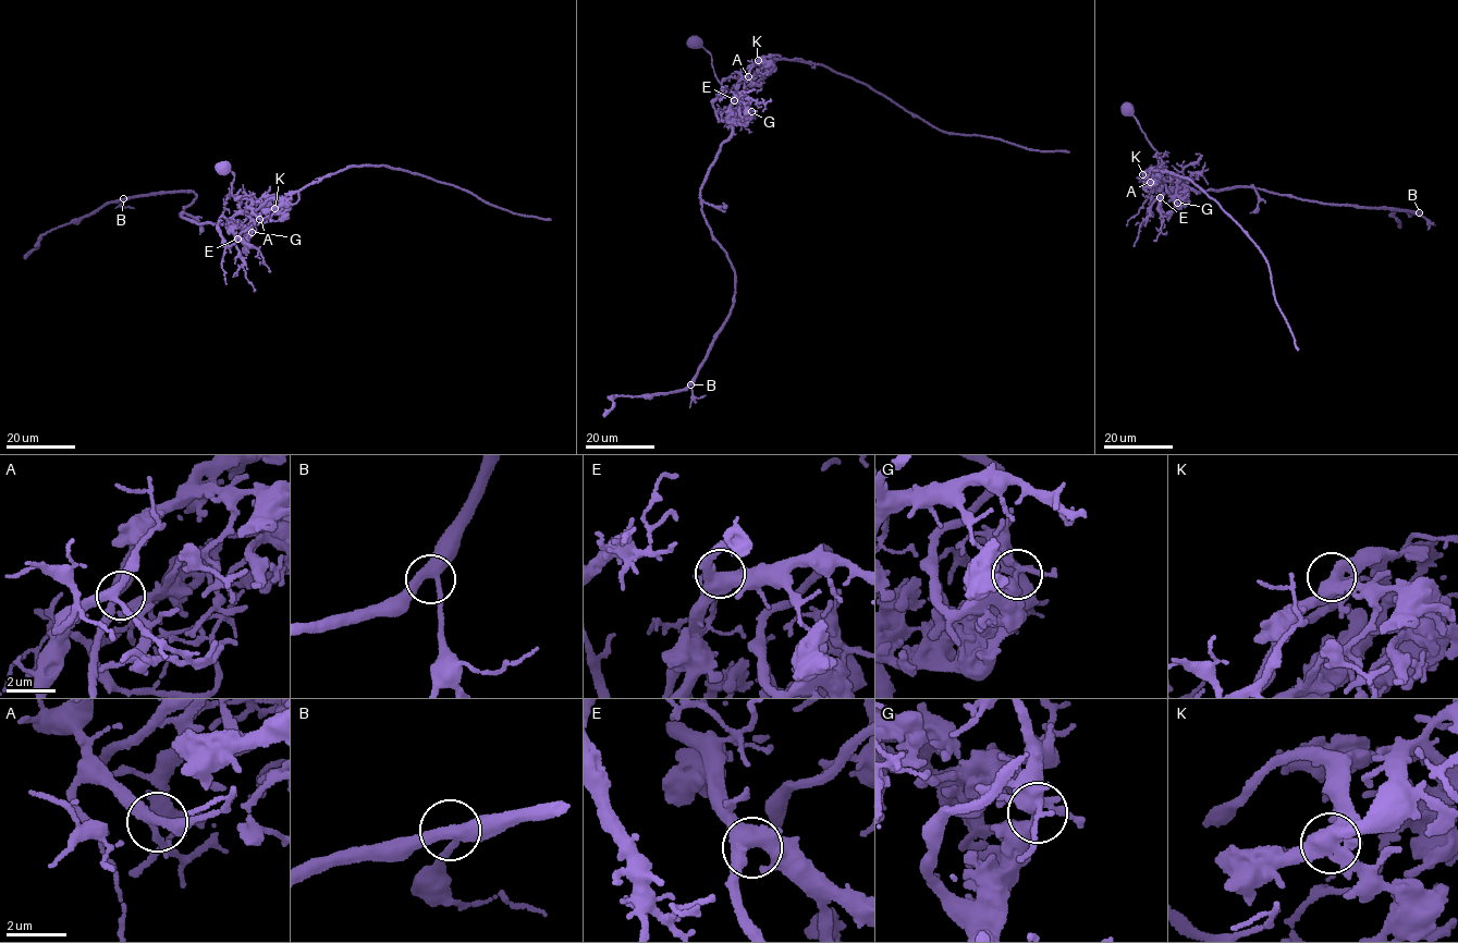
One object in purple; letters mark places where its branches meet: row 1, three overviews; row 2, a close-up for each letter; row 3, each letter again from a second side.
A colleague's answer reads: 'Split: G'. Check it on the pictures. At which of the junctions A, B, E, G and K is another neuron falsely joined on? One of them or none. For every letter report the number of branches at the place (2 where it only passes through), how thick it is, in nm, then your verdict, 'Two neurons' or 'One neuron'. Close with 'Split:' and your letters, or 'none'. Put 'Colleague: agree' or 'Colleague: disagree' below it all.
A: Branches: 3. Thickness 280 nm. One neuron
B: Branches: 3. Thickness 360 nm. One neuron
E: Branches: 3. Thickness 480 nm. One neuron
G: Branches: 3. Thickness 240 nm. Two neurons
K: Branches: 3. Thickness 440 nm. One neuron
Split: G
Colleague: agree

